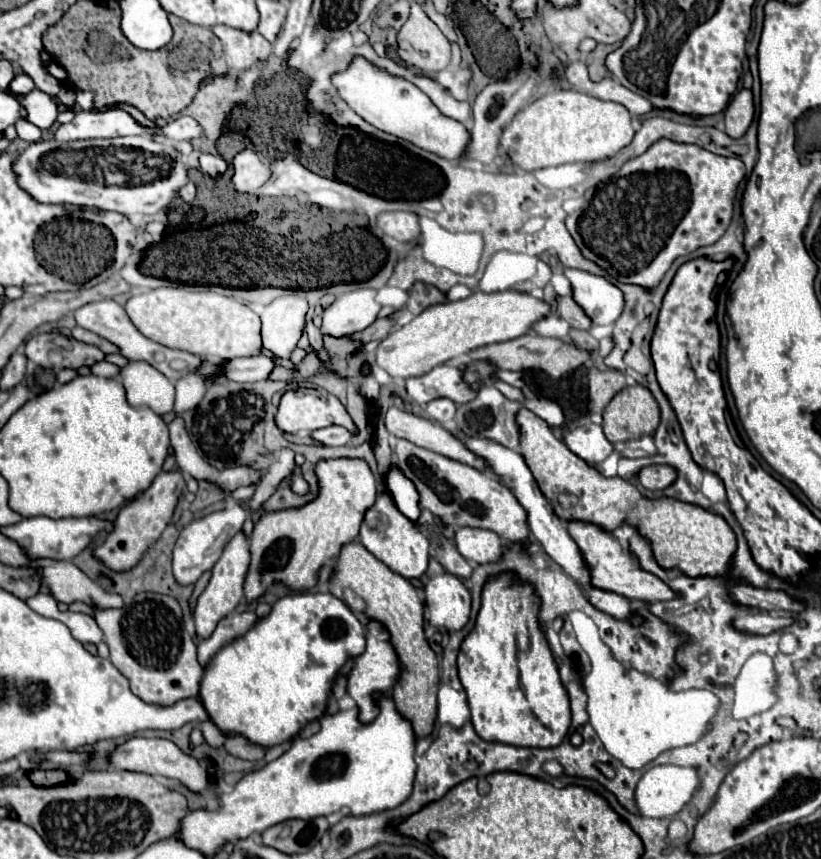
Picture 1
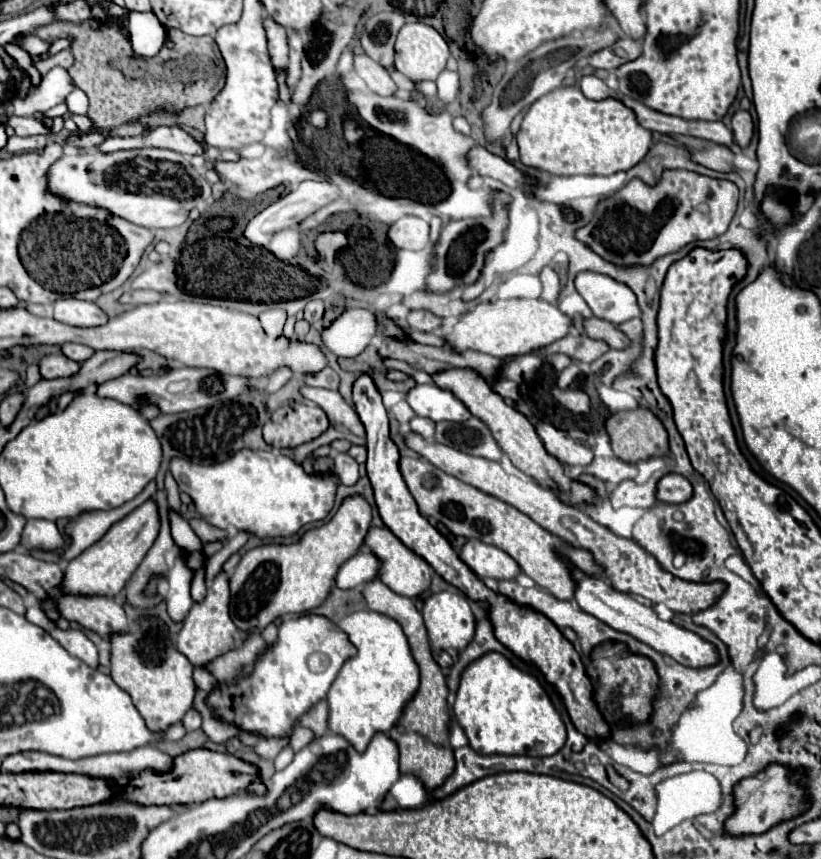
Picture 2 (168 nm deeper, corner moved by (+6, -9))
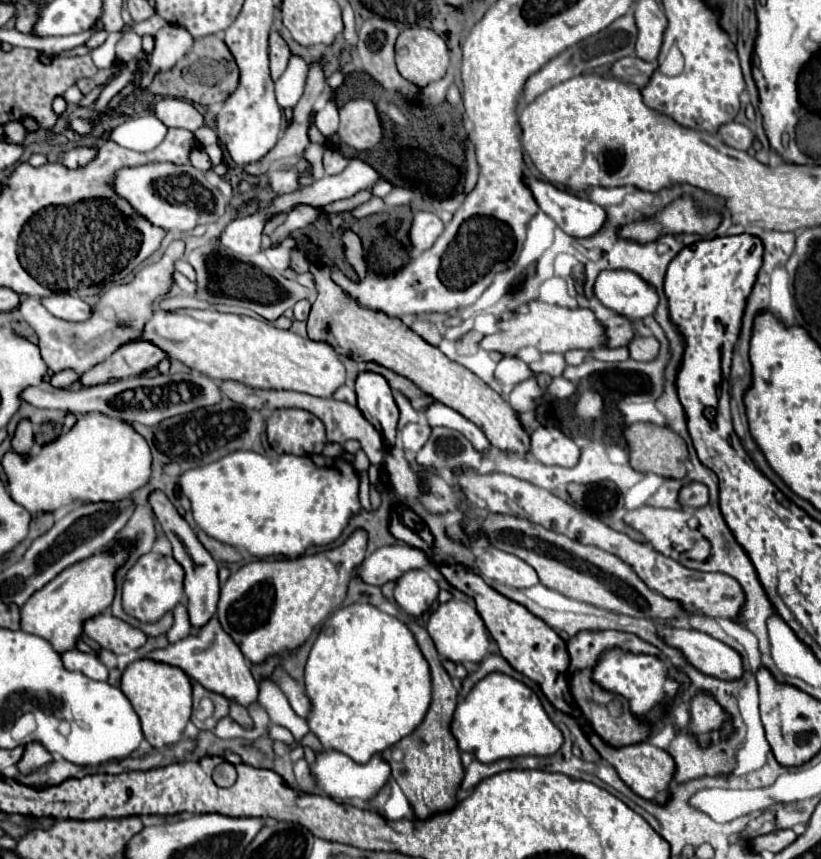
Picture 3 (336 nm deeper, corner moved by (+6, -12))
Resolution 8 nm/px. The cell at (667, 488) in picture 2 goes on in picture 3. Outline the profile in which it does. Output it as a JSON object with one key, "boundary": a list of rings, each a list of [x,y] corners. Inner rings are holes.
{"boundary":[[[689,483],[679,489],[679,505],[681,507],[703,507],[709,501],[707,487],[701,483]]]}

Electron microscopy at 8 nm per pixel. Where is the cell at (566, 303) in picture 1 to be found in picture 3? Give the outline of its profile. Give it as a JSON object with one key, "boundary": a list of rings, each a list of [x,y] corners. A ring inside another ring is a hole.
{"boundary":[[[633,337],[627,345],[629,349],[629,357],[635,361],[651,361],[657,351],[659,351],[659,343],[655,337]]]}

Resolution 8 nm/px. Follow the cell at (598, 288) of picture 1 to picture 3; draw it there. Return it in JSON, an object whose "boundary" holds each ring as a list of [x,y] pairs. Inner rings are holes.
{"boundary":[[[601,271],[593,285],[595,297],[617,315],[643,319],[653,315],[659,297],[655,289],[631,271]]]}

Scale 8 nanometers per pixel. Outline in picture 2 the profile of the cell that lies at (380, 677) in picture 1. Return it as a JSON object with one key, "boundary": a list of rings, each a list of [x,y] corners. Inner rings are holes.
{"boundary":[[[357,610],[337,620],[337,626],[349,636],[349,642],[357,648],[357,654],[345,660],[343,668],[339,670],[327,694],[327,704],[329,704],[327,724],[329,724],[329,732],[343,736],[357,752],[365,752],[367,744],[377,732],[389,732],[397,724],[407,702],[419,690],[419,666],[411,654],[411,648],[401,624],[385,614],[379,614],[373,610]]]}

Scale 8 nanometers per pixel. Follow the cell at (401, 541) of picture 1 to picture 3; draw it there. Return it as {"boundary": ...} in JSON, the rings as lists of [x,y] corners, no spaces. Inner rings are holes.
{"boundary":[[[411,569],[395,583],[395,601],[407,615],[415,619],[419,619],[423,611],[431,607],[431,603],[437,599],[437,593],[439,587],[425,569]]]}

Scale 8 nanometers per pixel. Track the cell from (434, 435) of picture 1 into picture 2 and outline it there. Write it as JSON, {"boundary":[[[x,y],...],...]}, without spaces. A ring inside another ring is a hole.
{"boundary":[[[407,434],[405,440],[407,440],[411,450],[419,452],[423,458],[427,458],[433,466],[441,468],[443,472],[447,472],[447,474],[459,478],[461,482],[465,482],[465,484],[469,484],[469,486],[473,486],[473,488],[477,488],[485,494],[491,494],[491,496],[503,500],[505,504],[517,508],[519,512],[527,514],[531,520],[535,520],[539,526],[543,526],[545,530],[549,530],[555,536],[569,542],[571,546],[591,550],[593,556],[595,556],[595,562],[605,568],[605,576],[611,580],[611,586],[621,590],[621,592],[639,594],[639,596],[645,596],[653,602],[663,602],[667,608],[671,608],[673,612],[679,612],[679,614],[695,614],[695,612],[707,610],[725,592],[725,582],[721,582],[721,580],[715,580],[715,582],[685,582],[685,580],[669,574],[635,540],[627,540],[627,538],[621,538],[621,536],[613,534],[609,528],[597,524],[593,518],[589,518],[577,506],[561,502],[559,496],[551,488],[543,488],[535,480],[521,480],[517,476],[505,474],[503,468],[499,466],[499,462],[491,462],[491,460],[485,460],[485,458],[479,458],[479,456],[471,456],[471,454],[461,452],[461,450],[441,446],[441,444],[435,444],[435,442],[427,444],[419,434]]]}

